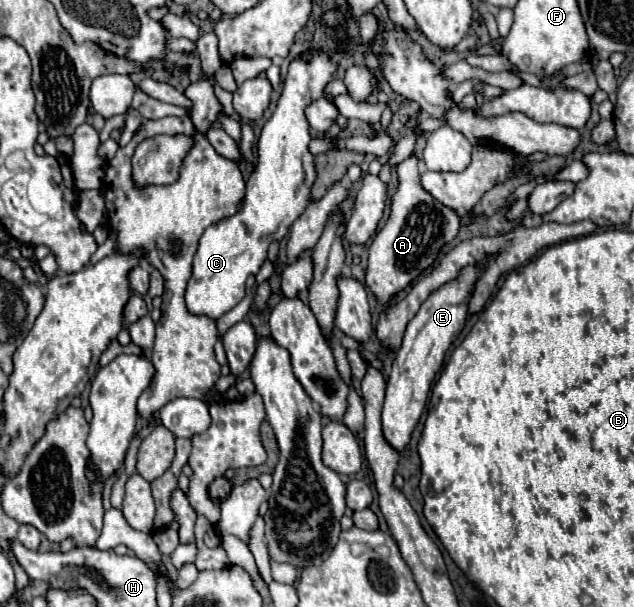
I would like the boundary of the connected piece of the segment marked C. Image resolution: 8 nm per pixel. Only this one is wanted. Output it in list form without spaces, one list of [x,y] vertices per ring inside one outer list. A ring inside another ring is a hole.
[[[310,52],[290,64],[284,92],[272,118],[262,128],[258,138],[258,164],[246,182],[244,206],[238,214],[218,220],[204,230],[194,270],[186,288],[186,308],[194,316],[218,320],[244,298],[244,284],[250,274],[256,274],[266,260],[272,240],[282,240],[292,222],[308,206],[310,186],[316,180],[314,156],[308,152],[310,130],[304,118],[304,108],[316,98],[324,98],[324,86],[332,80],[336,64],[320,52]]]

